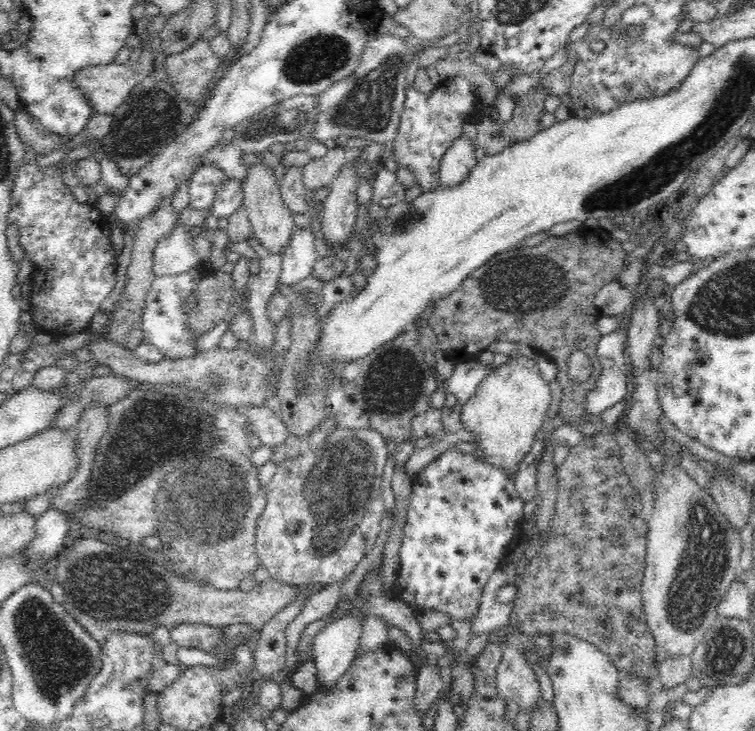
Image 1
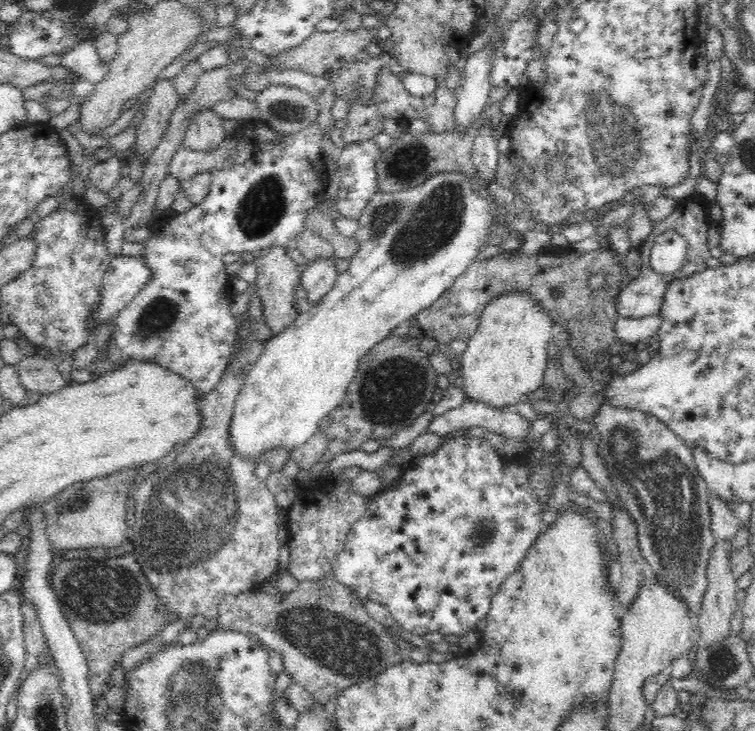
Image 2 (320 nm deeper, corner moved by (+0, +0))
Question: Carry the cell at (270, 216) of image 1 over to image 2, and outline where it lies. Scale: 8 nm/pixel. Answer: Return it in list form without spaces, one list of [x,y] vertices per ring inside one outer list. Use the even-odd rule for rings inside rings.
[[[270,246],[262,248],[253,260],[257,266],[257,277],[254,282],[256,293],[261,300],[261,309],[264,322],[272,334],[280,334],[288,325],[292,324],[300,312],[294,301],[296,288],[301,282],[301,273],[298,269],[299,263],[294,263],[286,254],[284,246]]]

